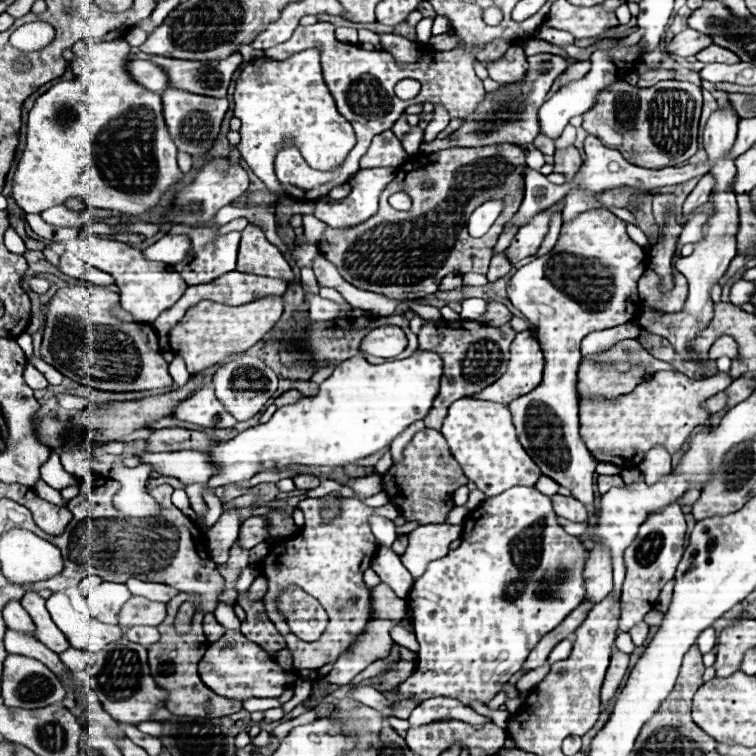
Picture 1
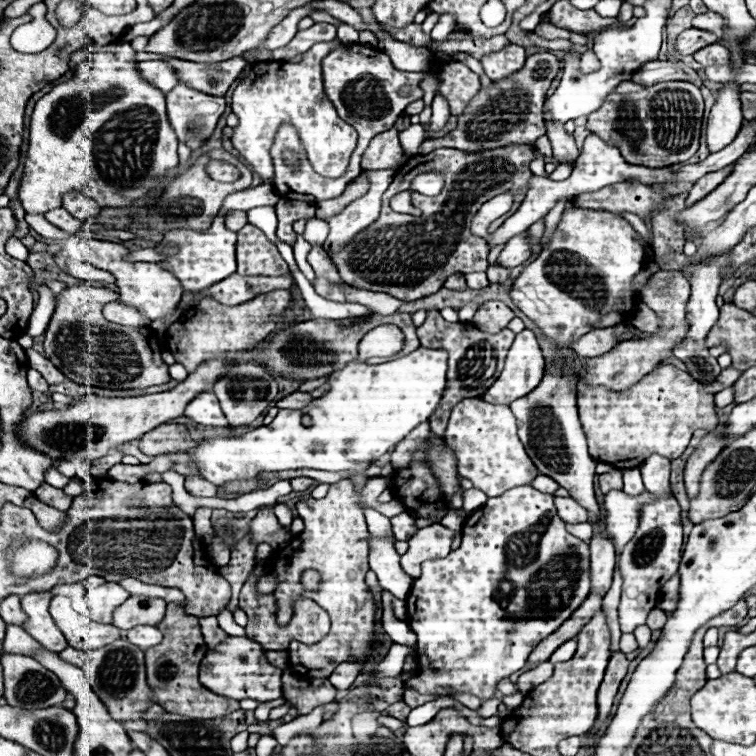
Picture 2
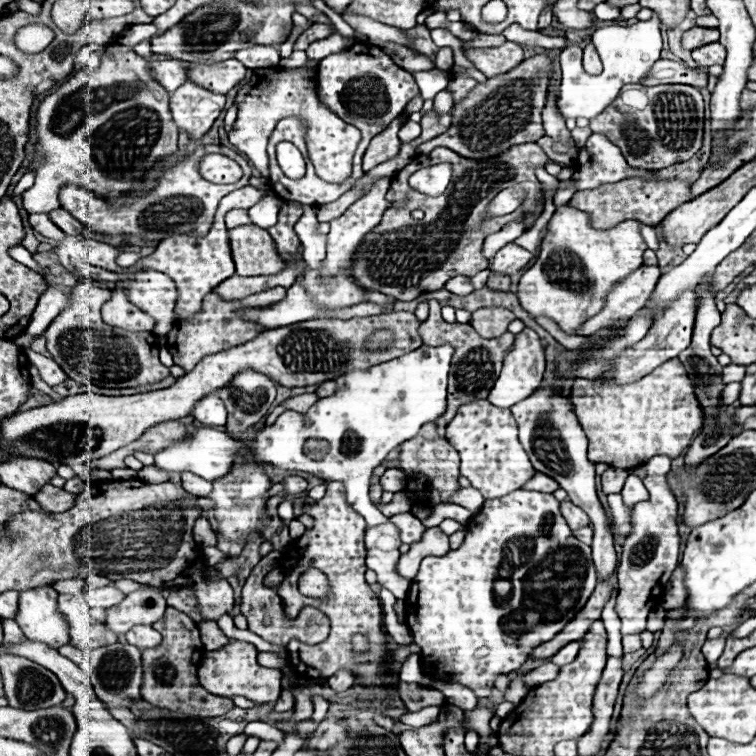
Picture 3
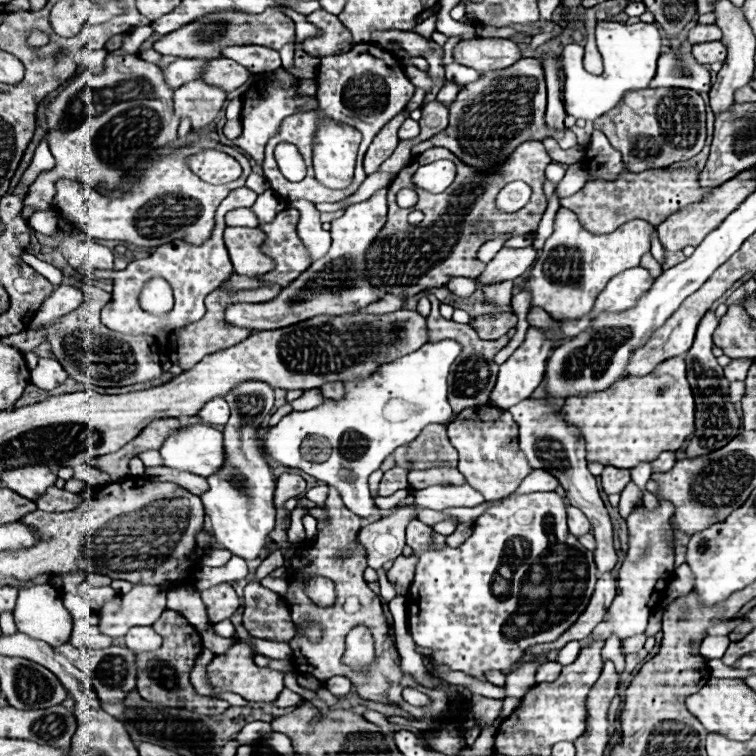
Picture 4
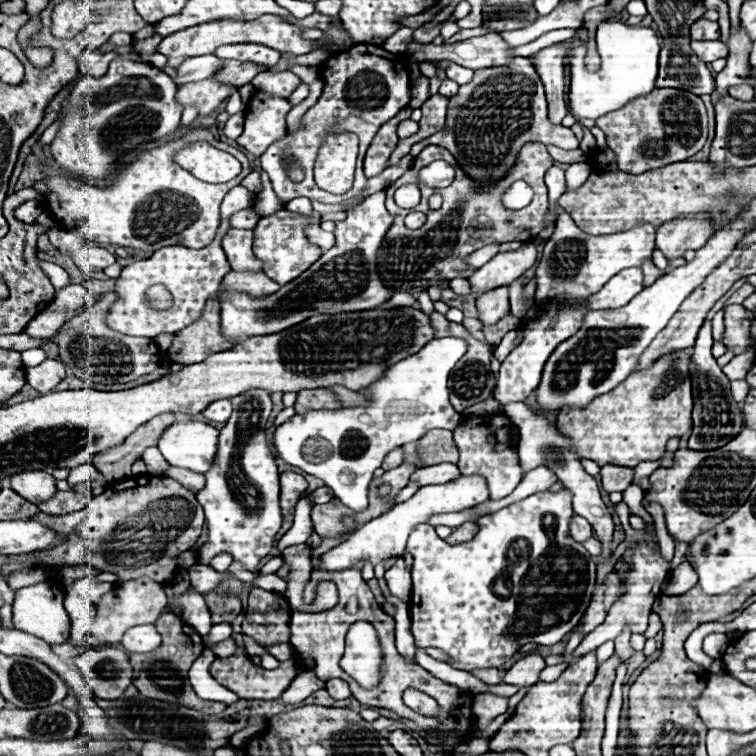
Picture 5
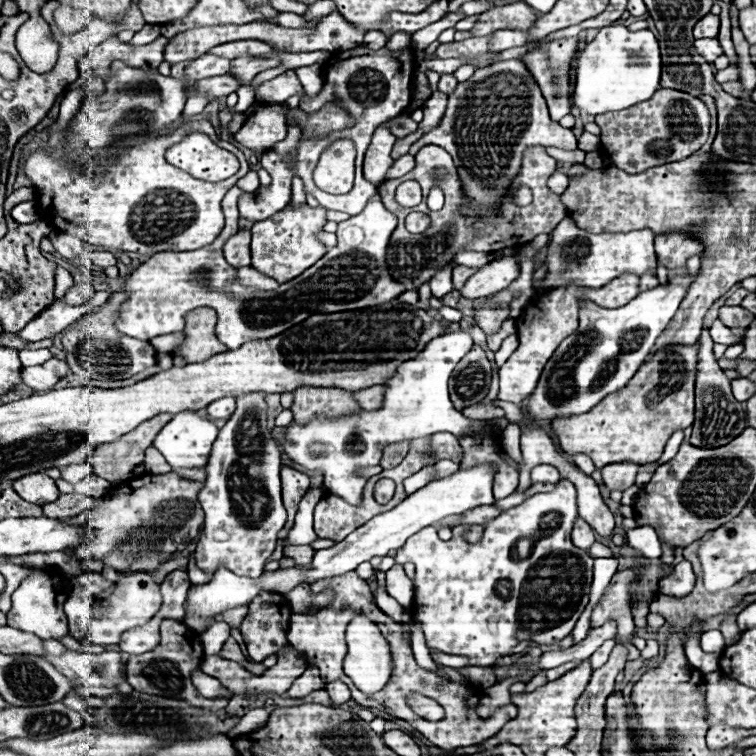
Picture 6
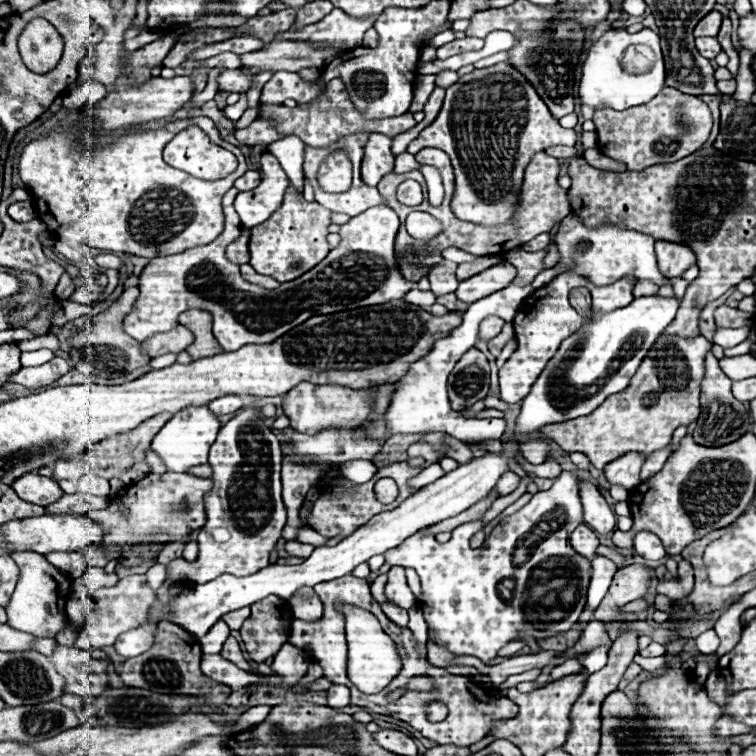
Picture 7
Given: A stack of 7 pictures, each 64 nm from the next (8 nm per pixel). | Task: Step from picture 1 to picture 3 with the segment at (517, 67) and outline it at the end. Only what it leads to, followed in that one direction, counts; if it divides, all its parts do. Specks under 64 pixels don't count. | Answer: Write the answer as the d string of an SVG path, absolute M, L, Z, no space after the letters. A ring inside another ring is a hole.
M506 42L498 48L464 48L464 54L476 64L476 68L486 74L488 78L494 78L498 74L506 74L506 70L512 70L524 60L524 50L520 44Z

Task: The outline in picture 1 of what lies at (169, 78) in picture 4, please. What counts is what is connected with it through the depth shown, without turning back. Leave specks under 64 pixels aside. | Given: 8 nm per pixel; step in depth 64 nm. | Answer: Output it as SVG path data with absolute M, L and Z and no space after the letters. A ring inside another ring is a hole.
M130 60L126 64L126 70L136 82L142 82L142 86L146 86L148 90L164 92L168 86L168 76L162 72L160 66L150 60Z

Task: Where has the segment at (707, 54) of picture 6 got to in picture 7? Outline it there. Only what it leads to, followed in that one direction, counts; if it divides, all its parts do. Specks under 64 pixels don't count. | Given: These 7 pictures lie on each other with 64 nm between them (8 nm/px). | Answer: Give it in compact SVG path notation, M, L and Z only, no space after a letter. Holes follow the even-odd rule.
M700 36L700 38L696 38L696 48L708 60L714 60L720 54L720 50L722 50L718 40L712 38L712 36Z

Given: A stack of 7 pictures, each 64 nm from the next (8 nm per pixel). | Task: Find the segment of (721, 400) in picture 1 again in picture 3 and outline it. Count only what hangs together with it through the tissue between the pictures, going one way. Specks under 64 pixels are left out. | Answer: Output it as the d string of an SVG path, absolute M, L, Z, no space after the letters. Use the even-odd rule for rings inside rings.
M738 382L726 384L726 388L722 390L722 402L732 404L732 402L736 402L736 400L738 400L738 394L740 394L740 384L738 384Z

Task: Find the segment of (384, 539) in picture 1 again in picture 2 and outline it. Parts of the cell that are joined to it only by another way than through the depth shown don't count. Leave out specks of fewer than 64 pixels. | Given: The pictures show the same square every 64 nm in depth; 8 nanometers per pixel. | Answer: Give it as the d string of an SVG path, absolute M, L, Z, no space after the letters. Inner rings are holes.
M366 508L366 522L368 522L368 530L370 530L370 534L378 534L378 536L392 534L390 518L378 514L378 512L372 510L372 508Z

